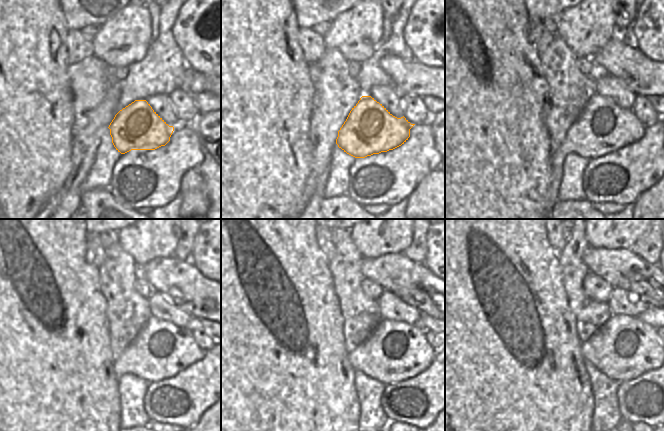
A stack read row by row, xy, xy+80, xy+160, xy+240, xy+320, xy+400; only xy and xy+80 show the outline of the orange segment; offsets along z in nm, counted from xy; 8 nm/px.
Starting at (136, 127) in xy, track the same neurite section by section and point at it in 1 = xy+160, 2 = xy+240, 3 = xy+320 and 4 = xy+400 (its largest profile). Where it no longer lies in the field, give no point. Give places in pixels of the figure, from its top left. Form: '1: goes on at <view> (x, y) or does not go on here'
1: goes on at xy+160 (603, 127)
2: goes on at xy+240 (161, 350)
3: goes on at xy+320 (394, 351)
4: goes on at xy+400 (625, 348)

